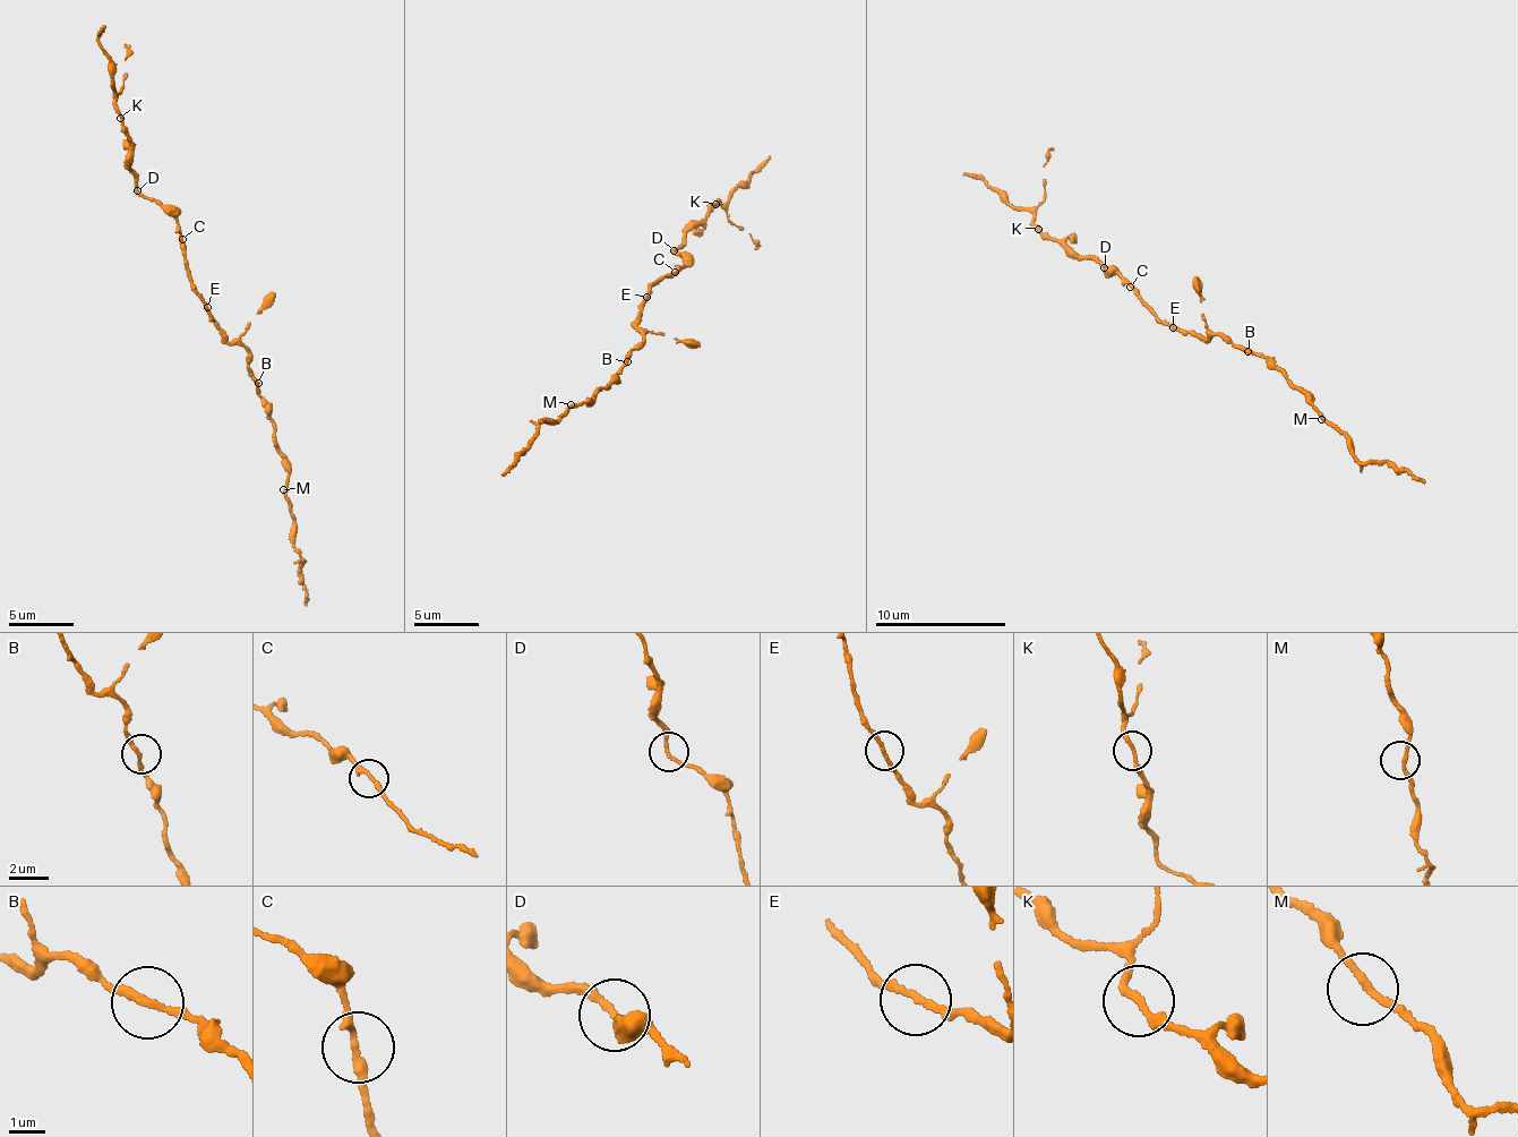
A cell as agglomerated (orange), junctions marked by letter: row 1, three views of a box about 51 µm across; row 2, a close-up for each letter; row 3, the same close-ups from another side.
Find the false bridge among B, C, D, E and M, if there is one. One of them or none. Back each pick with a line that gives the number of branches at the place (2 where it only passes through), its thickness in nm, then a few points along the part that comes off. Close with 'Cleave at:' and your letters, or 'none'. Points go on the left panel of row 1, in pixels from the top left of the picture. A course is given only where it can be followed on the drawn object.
Cleave at: none

